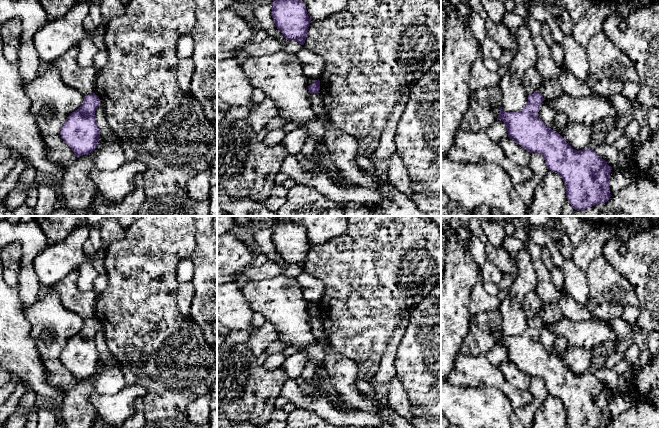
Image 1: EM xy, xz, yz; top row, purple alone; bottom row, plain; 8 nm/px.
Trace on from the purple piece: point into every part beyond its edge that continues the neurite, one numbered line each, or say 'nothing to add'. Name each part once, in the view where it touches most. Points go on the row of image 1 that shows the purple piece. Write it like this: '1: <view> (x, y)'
nothing to add

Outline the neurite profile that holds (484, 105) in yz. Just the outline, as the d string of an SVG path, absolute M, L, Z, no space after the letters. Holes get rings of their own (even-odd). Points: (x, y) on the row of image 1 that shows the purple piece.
M499 85L471 92L468 110L459 128L470 132L486 131L497 122L501 96Z

